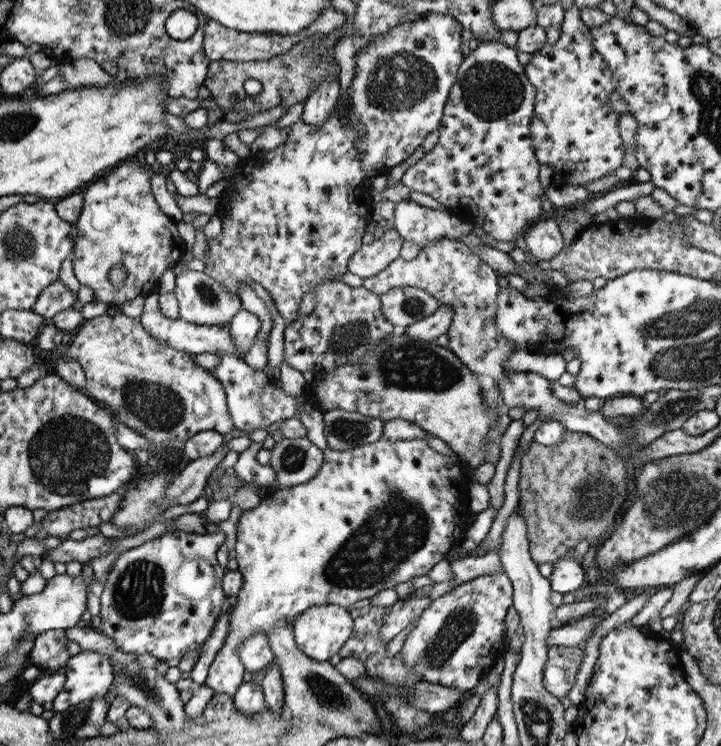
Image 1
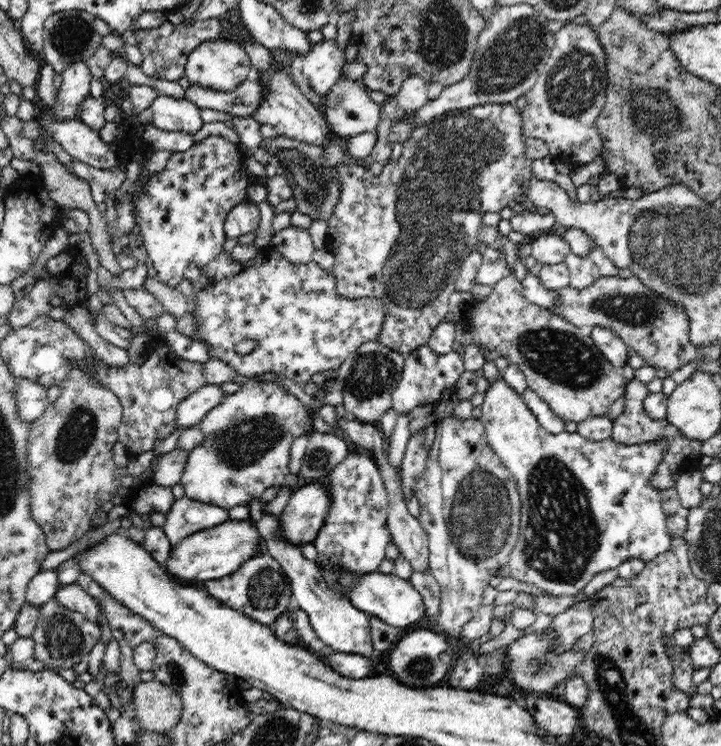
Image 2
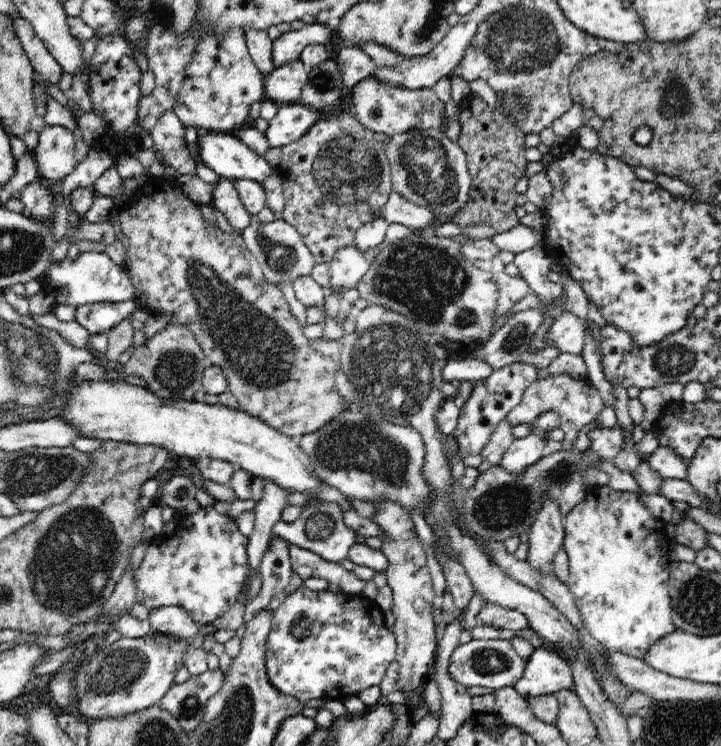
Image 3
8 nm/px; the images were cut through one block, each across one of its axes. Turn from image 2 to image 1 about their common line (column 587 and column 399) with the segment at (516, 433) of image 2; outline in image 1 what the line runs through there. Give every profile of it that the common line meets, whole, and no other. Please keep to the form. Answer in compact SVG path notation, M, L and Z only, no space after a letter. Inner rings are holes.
M379 438L377 442L373 444L365 444L361 448L349 448L347 452L337 452L333 450L329 444L323 452L323 464L321 464L321 470L307 482L307 484L301 484L299 488L283 488L275 494L269 494L269 498L261 500L261 504L249 512L245 512L241 518L239 518L239 524L237 524L237 542L235 542L235 550L233 550L233 556L237 558L237 570L243 574L243 586L235 598L235 608L233 612L229 614L231 618L231 630L229 630L229 636L225 640L225 644L221 646L221 650L217 652L215 660L211 662L209 666L209 672L207 672L207 678L203 682L203 686L211 688L215 694L231 694L235 696L237 688L243 684L239 680L239 676L245 672L243 670L243 664L239 662L237 658L237 646L251 634L255 632L269 632L275 630L281 622L291 622L305 610L309 610L311 606L321 606L321 604L337 604L337 606L343 606L343 608L351 608L353 602L357 600L371 600L375 594L379 594L381 590L387 590L387 588L393 588L397 584L403 584L407 580L413 580L415 576L425 576L437 562L445 560L447 554L451 552L451 548L457 544L457 540L461 540L461 536L465 534L465 530L469 528L469 516L473 514L471 508L469 508L469 486L473 480L467 478L467 466L463 462L459 462L457 458L453 456L443 456L435 450L431 450L423 438L413 438L413 440L393 440L393 438Z

